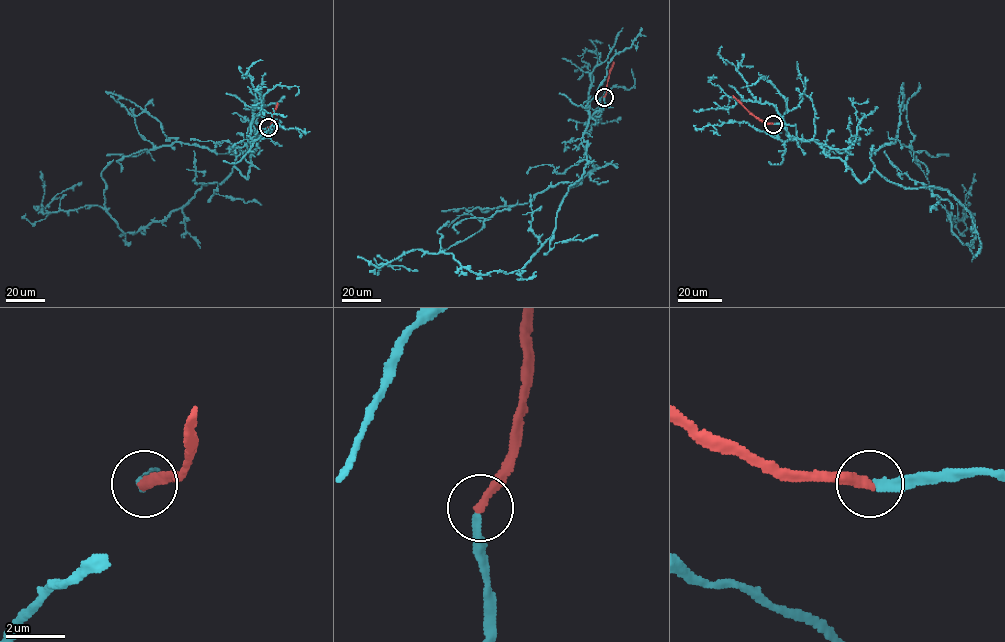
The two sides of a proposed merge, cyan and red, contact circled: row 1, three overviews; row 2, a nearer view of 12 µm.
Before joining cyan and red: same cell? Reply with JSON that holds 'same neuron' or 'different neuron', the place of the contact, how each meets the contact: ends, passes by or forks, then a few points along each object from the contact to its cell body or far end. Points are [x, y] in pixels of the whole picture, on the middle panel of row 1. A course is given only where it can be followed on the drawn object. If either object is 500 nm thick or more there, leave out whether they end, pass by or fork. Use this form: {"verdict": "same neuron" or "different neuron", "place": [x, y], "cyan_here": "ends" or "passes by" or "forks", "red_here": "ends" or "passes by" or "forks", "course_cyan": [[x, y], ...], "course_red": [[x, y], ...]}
{"verdict": "same neuron", "place": [604, 97], "cyan_here": "ends", "red_here": "ends", "course_cyan": [[604, 97], [583, 136], [584, 172], [521, 269], [477, 275], [418, 249], [381, 264], [417, 271]], "course_red": [[604, 97], [614, 62]]}

